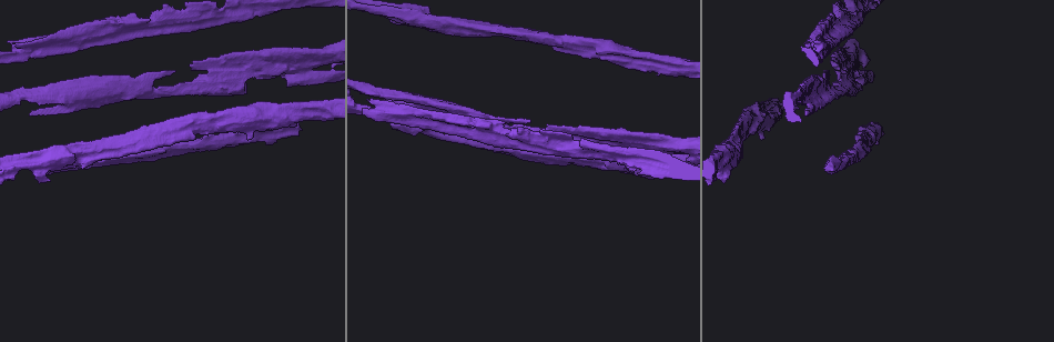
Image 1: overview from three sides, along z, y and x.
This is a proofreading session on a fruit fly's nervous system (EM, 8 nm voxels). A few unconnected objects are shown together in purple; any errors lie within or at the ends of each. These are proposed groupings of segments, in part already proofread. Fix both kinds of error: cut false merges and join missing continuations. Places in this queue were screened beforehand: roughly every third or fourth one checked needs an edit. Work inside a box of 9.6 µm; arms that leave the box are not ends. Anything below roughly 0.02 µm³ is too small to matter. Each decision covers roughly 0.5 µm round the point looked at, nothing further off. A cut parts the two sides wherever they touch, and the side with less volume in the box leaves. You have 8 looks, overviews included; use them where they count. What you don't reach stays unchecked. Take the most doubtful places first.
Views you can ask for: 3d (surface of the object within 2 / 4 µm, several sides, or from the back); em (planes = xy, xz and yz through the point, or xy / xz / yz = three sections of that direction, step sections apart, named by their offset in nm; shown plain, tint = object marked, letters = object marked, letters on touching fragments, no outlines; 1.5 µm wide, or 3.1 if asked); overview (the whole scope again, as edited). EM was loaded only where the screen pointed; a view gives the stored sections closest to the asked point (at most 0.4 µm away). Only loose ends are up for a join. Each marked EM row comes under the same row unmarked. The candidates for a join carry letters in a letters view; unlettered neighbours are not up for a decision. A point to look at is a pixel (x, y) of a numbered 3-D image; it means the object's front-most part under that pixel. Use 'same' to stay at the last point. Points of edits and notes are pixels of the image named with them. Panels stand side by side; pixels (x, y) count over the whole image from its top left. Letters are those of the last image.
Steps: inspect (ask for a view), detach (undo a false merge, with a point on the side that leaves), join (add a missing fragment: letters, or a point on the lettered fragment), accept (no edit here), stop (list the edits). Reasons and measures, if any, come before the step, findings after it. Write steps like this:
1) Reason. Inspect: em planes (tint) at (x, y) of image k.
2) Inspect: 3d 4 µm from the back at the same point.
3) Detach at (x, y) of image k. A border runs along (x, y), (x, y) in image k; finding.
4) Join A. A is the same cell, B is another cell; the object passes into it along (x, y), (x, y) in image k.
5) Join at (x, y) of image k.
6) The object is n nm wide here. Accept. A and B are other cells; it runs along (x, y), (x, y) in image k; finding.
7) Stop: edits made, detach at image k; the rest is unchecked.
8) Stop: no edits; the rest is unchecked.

Inspect: em planes (letters) at (879, 127) of image 1.

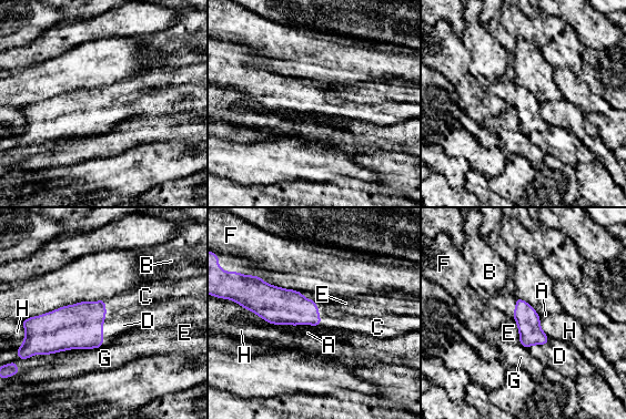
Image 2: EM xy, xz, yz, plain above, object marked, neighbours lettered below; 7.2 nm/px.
Join C. C is the same cell, A, B, D, E, F, G and H are other cells; it goes on there.

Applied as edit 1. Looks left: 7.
Inspect: overview.

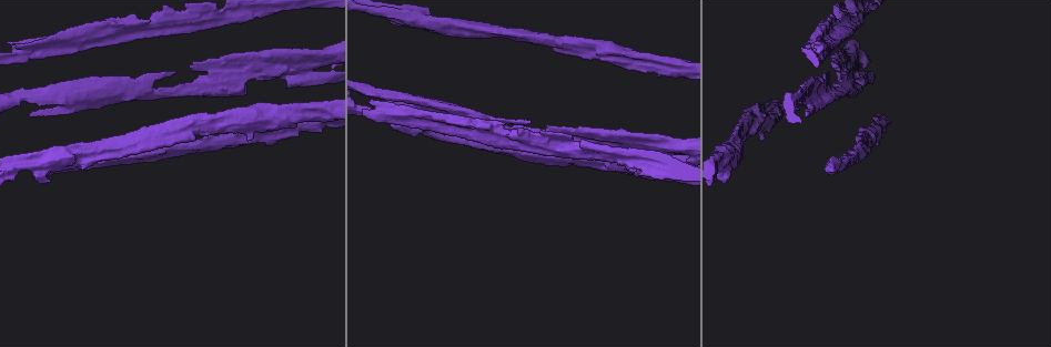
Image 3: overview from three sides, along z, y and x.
Closes a loop. Inspect: 3d 4 µm at (218, 59) of image 3.

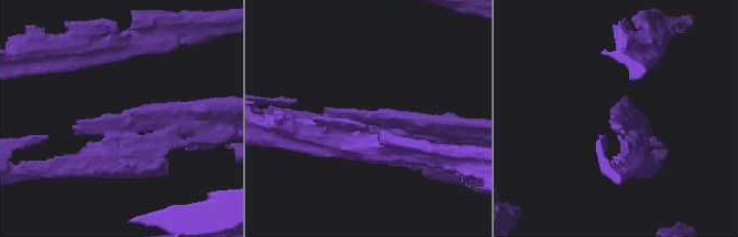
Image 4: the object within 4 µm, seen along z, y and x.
Shape alone is not enough. Inspect: em planes (tint) at (368, 113) of image 4.

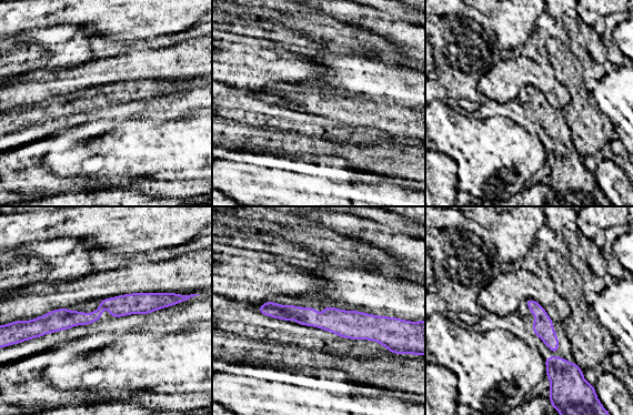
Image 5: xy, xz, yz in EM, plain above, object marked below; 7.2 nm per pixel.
Inspect: em planes (letters) at the same point.

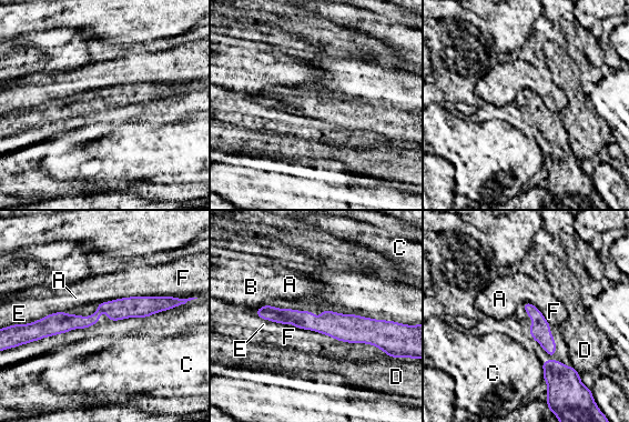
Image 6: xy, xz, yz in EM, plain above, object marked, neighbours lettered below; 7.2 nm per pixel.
Accept. A, B, C, D, E and F are other cells; one neuron here.

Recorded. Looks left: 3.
Thick turns thin. Inspect: 3d 4 µm at (656, 147) of image 3.

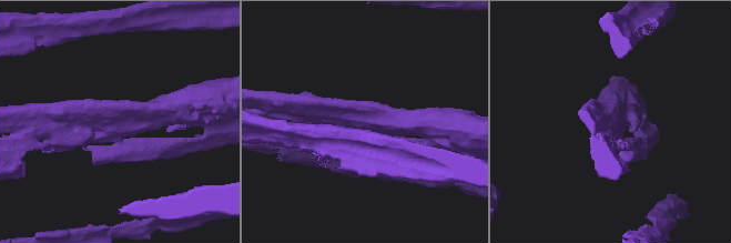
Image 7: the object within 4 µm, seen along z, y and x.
Shape alone is not enough. Inspect: em planes (tint) at (612, 120) of image 7.

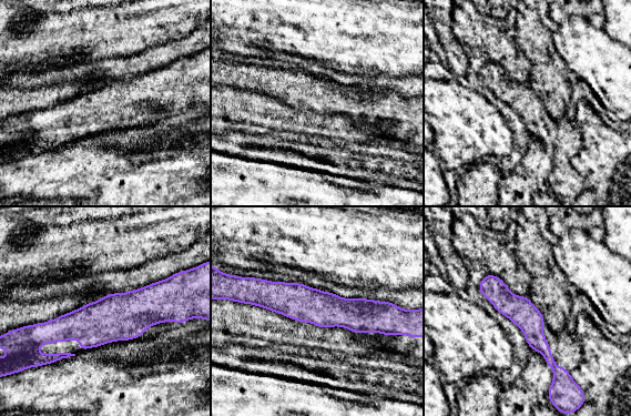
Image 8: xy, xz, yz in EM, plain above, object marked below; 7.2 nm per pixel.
See the neighbours. Inspect: em planes (letters) at the same point.

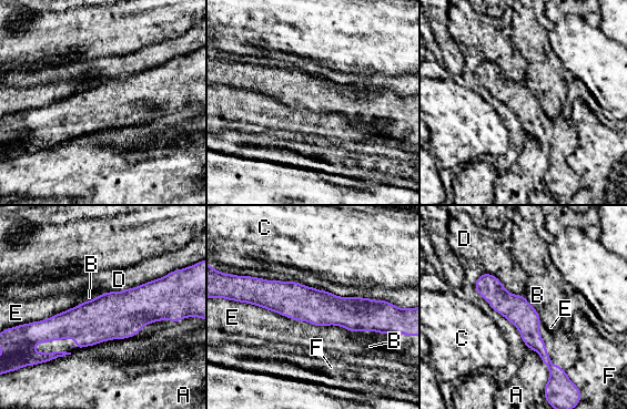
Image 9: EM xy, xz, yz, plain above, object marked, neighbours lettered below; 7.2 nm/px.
The object is 200 nm wide here. Accept. A, B, C, D, E and F are other cells; it runs along (167, 312), (127, 312), (34, 329) in image 9; one neuron here.

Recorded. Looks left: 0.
Stop: edits made, join at image 2; the rest is unchecked.

